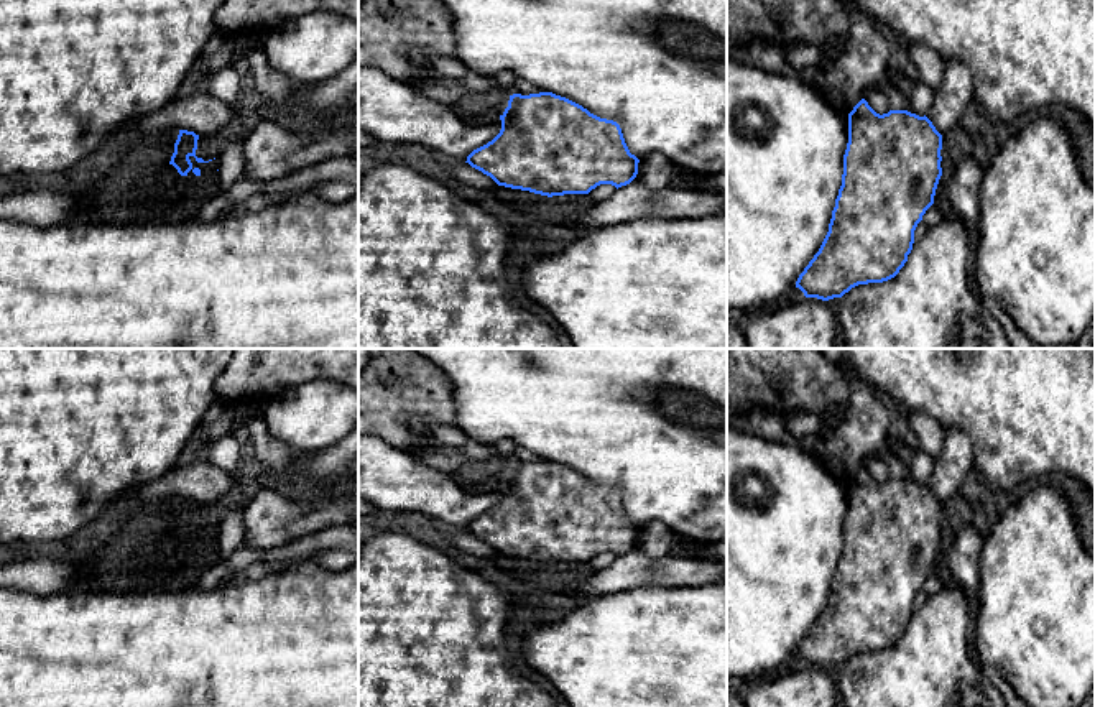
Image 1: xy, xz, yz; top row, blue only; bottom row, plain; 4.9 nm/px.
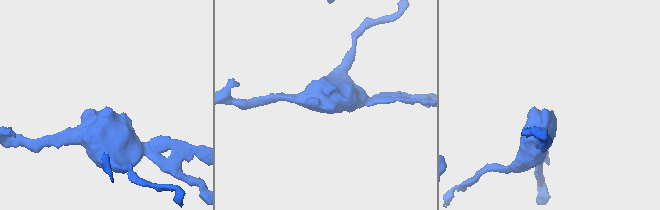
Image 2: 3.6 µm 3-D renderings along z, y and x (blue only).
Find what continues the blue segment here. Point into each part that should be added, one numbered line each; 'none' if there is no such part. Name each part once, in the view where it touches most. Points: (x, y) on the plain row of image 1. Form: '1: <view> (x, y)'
none

